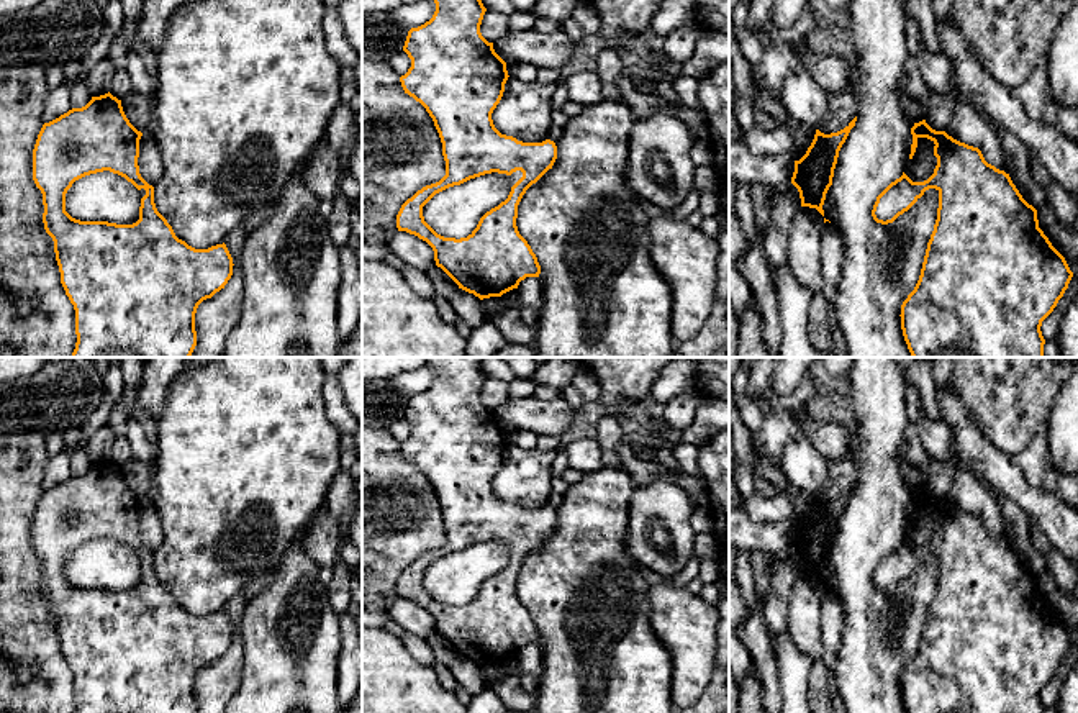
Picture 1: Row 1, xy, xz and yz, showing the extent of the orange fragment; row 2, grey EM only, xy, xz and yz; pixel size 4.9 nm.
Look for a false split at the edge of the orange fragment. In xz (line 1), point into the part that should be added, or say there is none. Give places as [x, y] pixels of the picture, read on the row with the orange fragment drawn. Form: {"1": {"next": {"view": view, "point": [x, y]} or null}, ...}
{"1": {"next": {"view": "xz", "point": [518, 174]}}}

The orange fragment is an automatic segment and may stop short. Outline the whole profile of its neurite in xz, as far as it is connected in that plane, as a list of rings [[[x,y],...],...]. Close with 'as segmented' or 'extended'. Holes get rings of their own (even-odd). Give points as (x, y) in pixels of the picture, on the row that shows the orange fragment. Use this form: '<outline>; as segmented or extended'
[[[434,0],[434,3],[433,18],[408,31],[403,51],[411,59],[411,67],[400,77],[400,82],[405,93],[419,102],[434,121],[442,143],[446,175],[439,182],[423,187],[401,205],[396,228],[426,241],[434,251],[436,266],[459,288],[480,300],[501,297],[518,288],[526,277],[541,274],[536,254],[518,231],[518,205],[526,190],[552,169],[557,146],[550,139],[523,143],[495,128],[491,113],[503,97],[510,75],[506,62],[495,52],[493,43],[488,43],[480,33],[487,11],[482,0]],[[491,172],[506,174],[511,192],[505,202],[480,218],[467,238],[444,238],[424,221],[423,207],[436,193]]]; extended

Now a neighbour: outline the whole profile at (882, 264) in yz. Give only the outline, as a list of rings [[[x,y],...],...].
[[[852,0],[849,11],[862,77],[857,121],[822,205],[844,249],[836,316],[849,357],[913,357],[899,315],[921,275],[939,190],[926,190],[893,223],[873,220],[876,197],[903,175],[913,144],[901,110],[906,20],[899,0]]]

